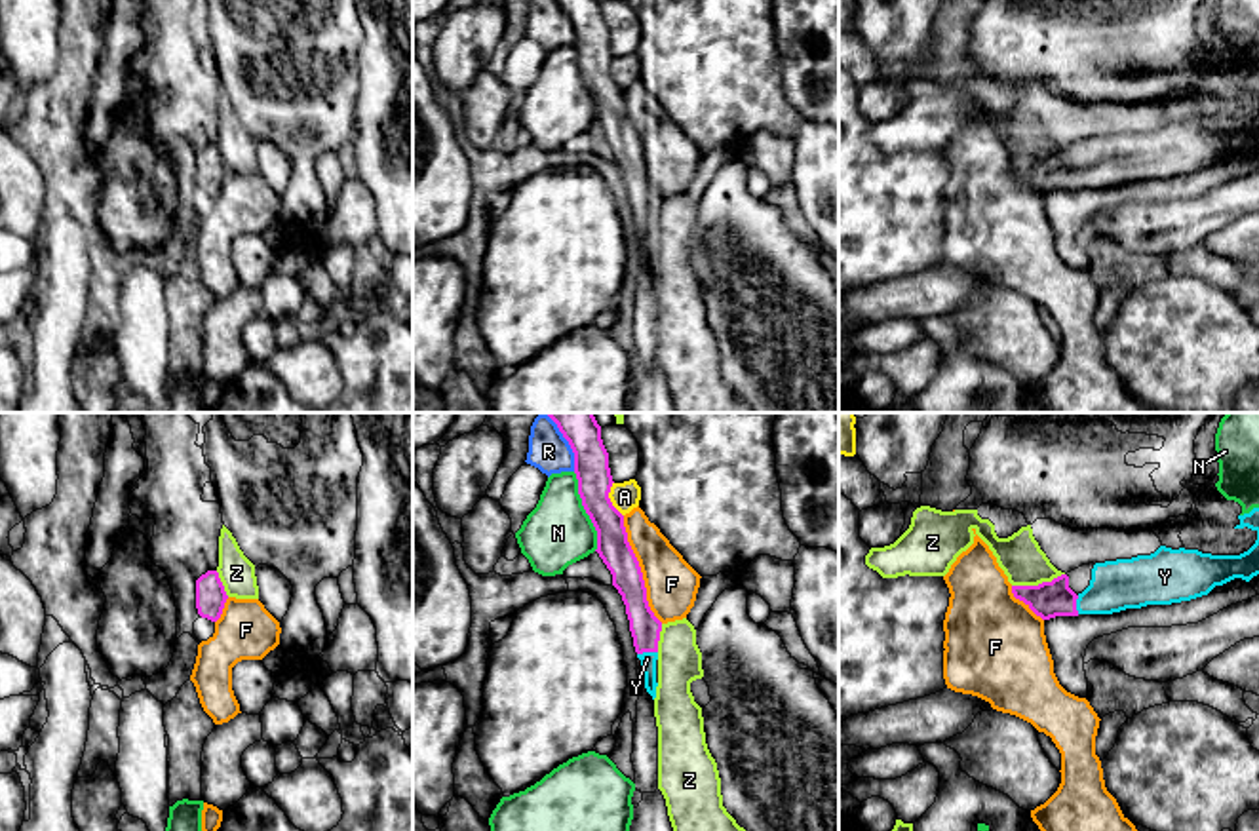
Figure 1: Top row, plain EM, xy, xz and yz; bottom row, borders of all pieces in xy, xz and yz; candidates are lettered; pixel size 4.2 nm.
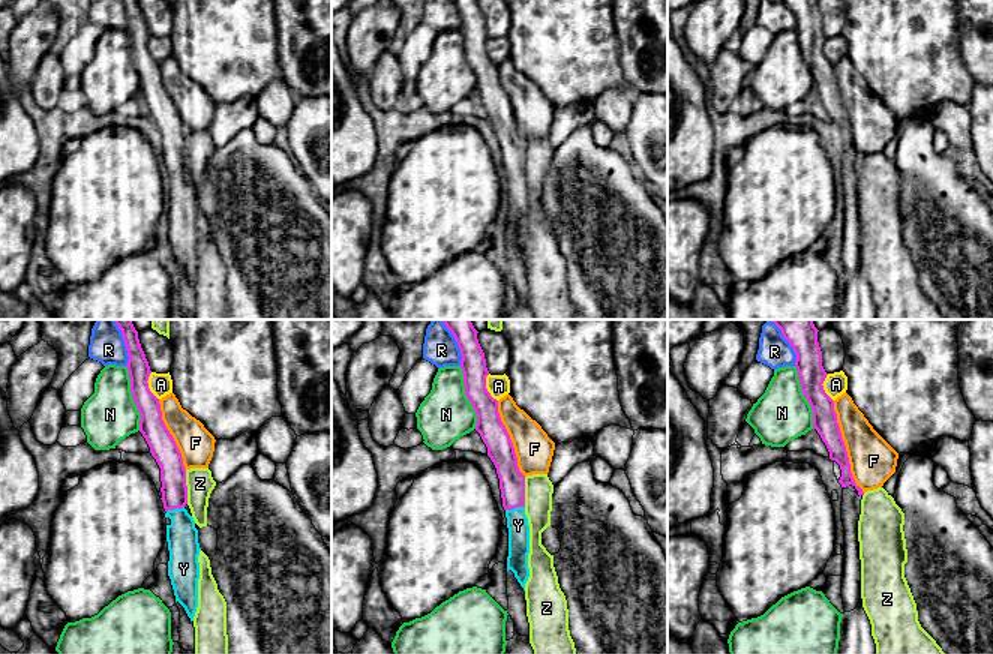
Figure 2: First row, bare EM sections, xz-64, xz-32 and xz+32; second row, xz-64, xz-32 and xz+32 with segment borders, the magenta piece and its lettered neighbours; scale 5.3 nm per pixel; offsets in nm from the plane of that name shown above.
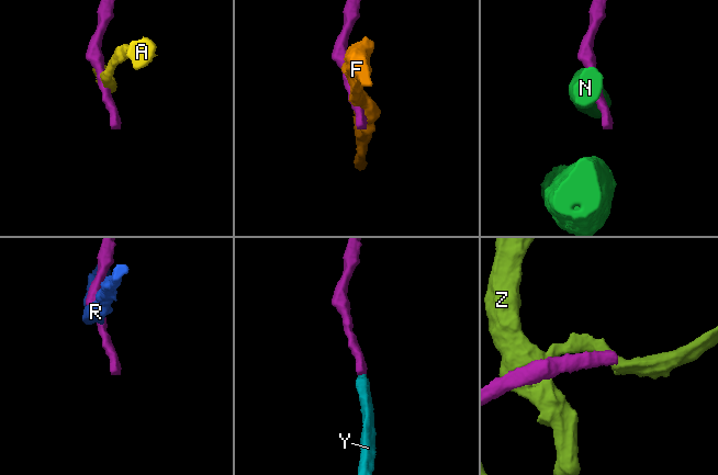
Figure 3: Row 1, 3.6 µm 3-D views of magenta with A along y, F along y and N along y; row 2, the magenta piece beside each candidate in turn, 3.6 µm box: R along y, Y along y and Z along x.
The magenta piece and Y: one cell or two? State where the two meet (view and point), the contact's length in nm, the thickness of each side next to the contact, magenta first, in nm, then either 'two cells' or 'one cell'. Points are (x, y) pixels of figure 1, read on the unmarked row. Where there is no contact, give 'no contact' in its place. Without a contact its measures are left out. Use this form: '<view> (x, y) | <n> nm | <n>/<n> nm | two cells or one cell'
xz (647, 225) | 90 nm | 130/60 nm | one cell

